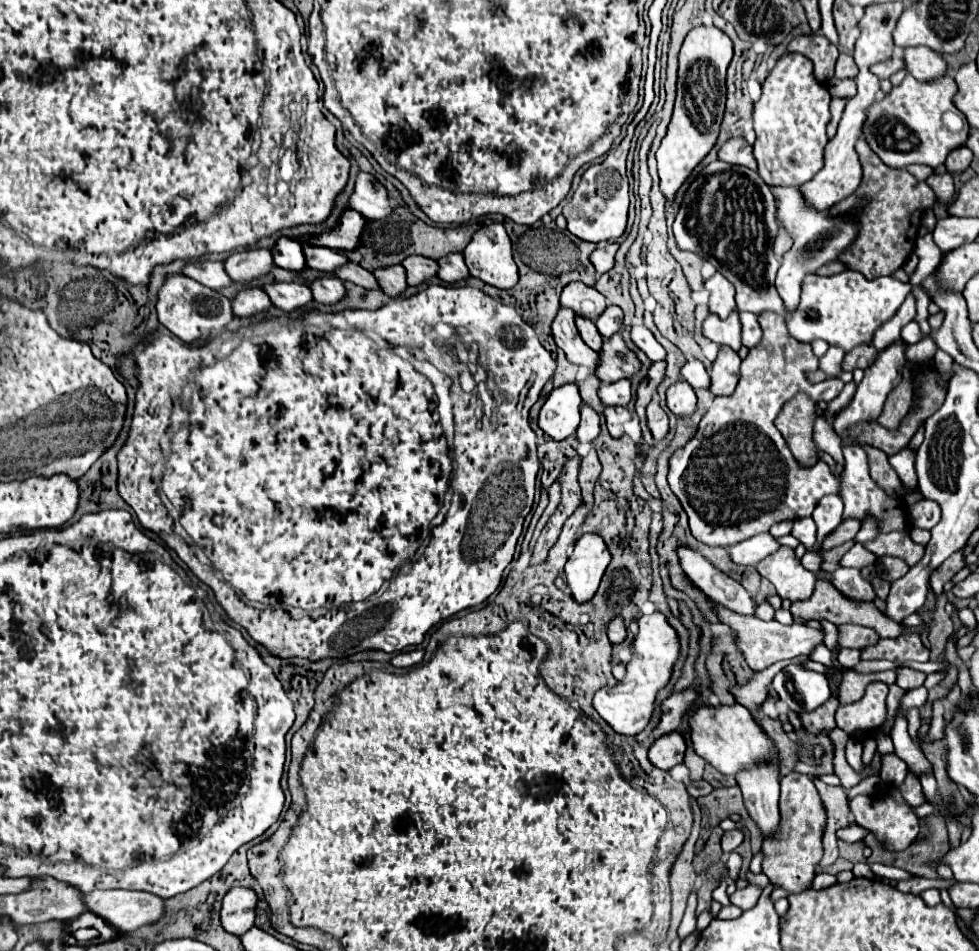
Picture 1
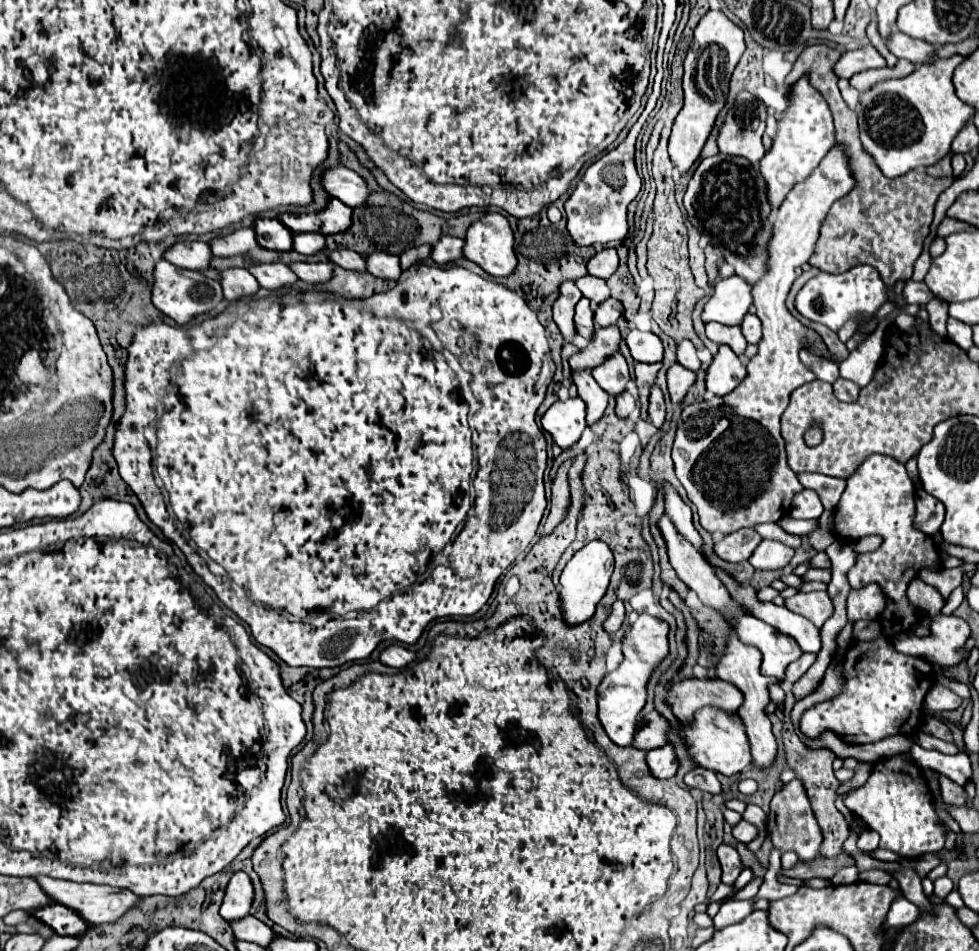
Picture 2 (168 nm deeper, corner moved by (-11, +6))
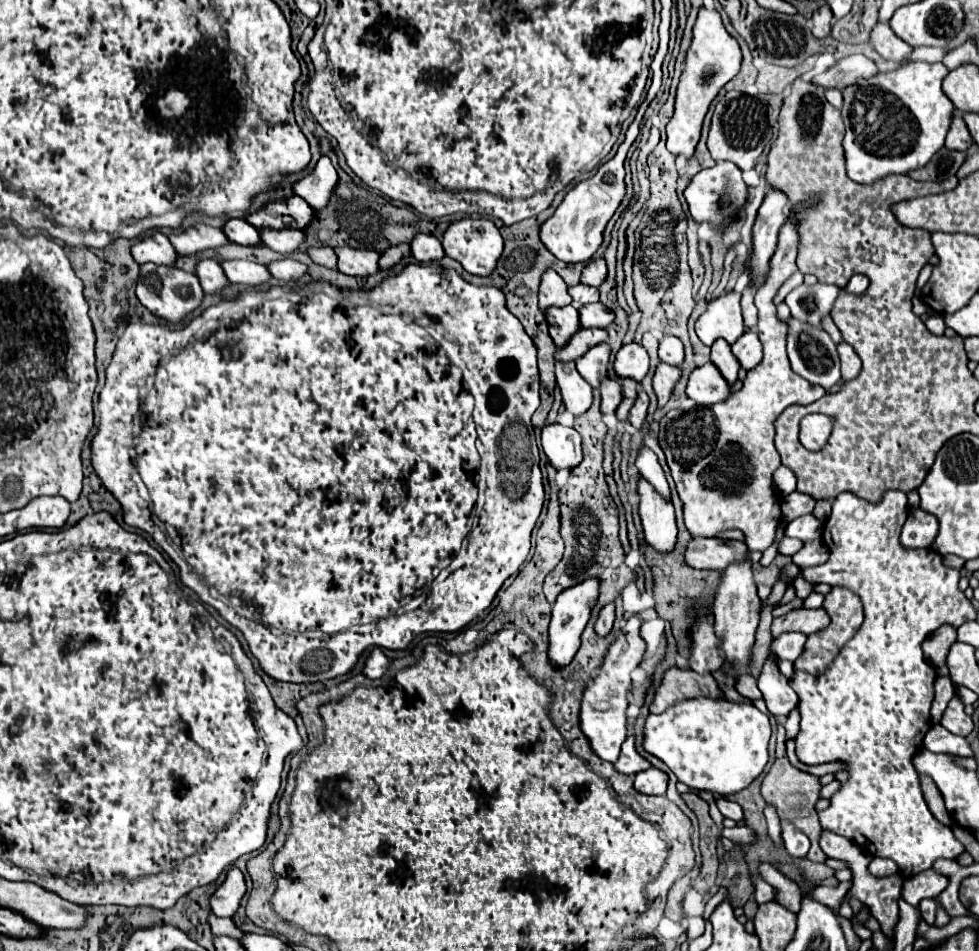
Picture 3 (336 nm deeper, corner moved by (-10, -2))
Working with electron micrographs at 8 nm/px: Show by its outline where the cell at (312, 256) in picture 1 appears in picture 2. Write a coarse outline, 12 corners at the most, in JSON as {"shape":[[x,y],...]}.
{"shape":[[319,232],[293,234],[293,250],[305,256],[325,246]]}

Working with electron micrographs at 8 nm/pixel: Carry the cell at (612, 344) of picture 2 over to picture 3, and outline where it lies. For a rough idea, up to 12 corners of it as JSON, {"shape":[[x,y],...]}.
{"shape":[[580,328],[556,352],[556,360],[578,360],[596,344],[608,342],[600,328]]}

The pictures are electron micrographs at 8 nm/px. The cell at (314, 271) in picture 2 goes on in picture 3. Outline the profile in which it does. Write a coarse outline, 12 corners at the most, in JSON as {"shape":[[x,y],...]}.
{"shape":[[292,258],[268,264],[274,278],[296,282],[306,274],[306,264]]}

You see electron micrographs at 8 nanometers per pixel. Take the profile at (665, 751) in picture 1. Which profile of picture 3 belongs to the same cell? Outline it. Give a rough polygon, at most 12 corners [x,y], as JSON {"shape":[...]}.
{"shape":[[658,768],[638,772],[634,788],[664,794],[668,774]]}

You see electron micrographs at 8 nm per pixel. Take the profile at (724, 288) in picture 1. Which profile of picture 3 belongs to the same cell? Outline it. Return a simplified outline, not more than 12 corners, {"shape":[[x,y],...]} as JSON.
{"shape":[[738,292],[712,300],[696,320],[706,346],[746,330]]}

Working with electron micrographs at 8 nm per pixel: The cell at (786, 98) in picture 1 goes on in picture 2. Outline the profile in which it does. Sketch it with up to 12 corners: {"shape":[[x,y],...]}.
{"shape":[[793,86],[759,168],[773,210],[835,144],[831,112]]}

